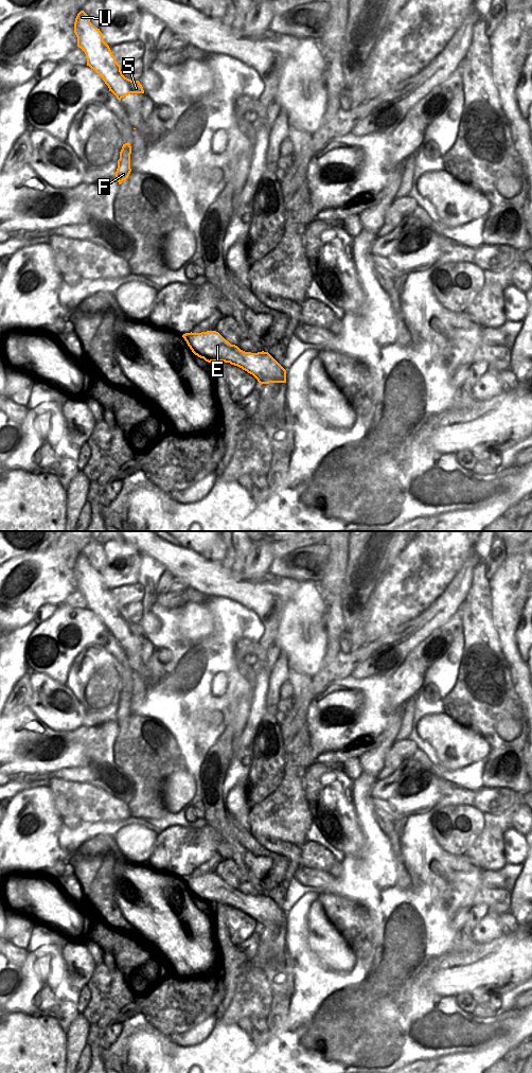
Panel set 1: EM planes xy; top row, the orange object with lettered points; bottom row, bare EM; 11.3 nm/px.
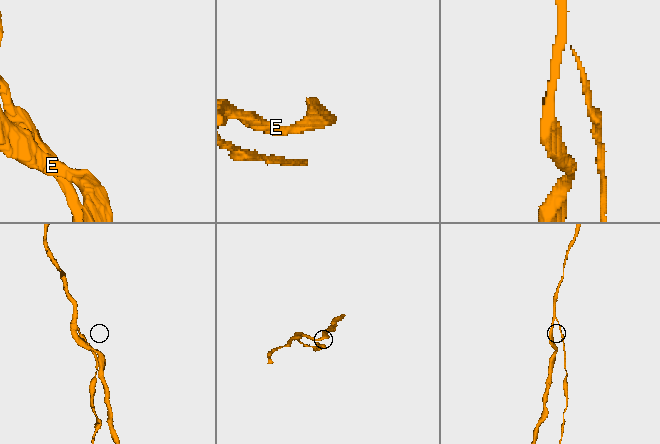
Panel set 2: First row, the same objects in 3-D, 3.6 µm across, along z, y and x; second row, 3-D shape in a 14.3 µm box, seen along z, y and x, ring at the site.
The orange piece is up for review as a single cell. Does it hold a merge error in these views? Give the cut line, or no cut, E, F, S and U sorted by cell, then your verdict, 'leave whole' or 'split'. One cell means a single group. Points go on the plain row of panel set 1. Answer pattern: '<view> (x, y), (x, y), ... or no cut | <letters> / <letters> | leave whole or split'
xy (122, 691), (120, 698) | E S U / F | split

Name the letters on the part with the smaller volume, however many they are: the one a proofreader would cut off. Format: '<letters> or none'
F

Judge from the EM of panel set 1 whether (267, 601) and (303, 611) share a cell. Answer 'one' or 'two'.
two

